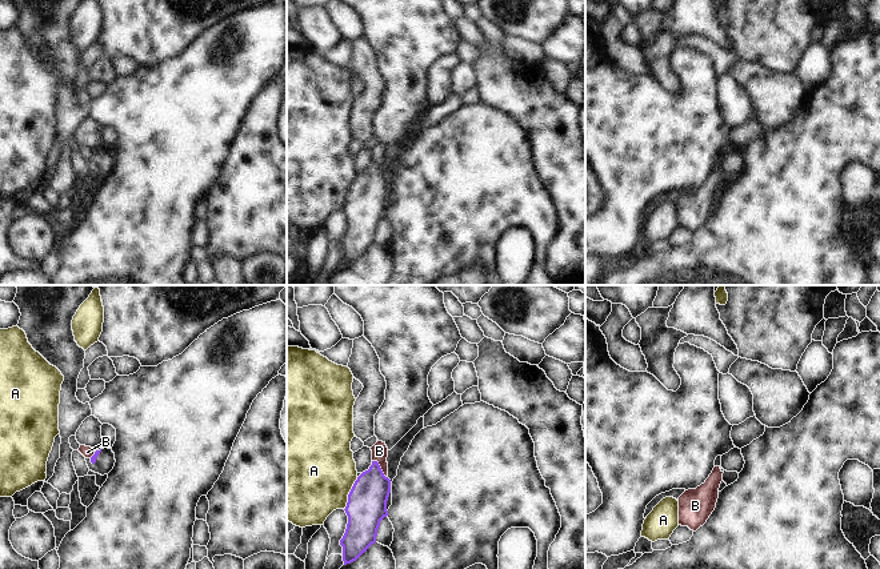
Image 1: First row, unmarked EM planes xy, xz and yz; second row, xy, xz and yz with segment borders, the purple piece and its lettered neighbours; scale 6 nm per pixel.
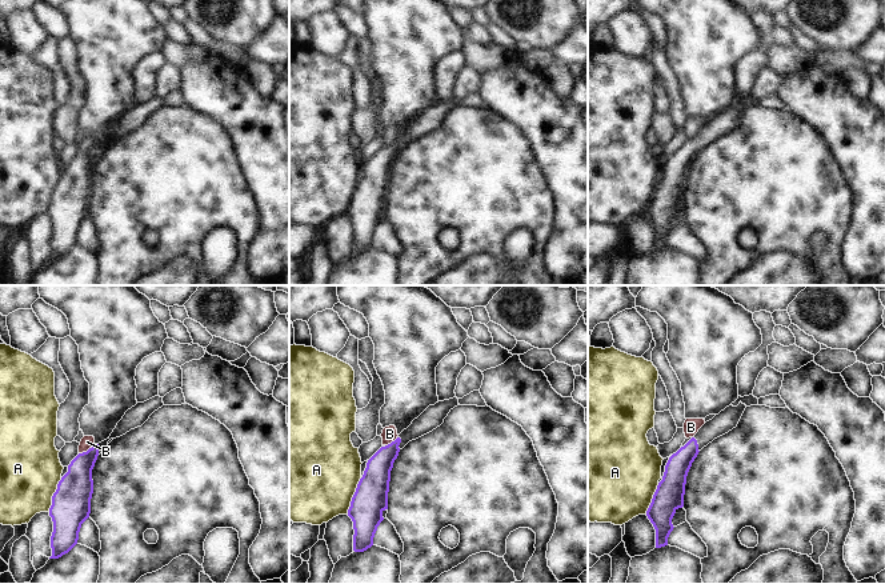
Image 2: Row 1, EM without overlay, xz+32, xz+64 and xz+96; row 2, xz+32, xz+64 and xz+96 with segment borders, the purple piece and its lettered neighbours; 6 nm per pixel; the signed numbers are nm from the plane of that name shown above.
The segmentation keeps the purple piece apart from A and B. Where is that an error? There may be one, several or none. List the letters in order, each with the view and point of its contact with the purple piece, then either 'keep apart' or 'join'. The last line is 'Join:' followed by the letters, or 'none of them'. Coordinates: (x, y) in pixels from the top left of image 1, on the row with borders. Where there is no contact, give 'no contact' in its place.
A: contact xz (350, 493); keep apart
B: contact xz (380, 468); keep apart
Join: none of them

